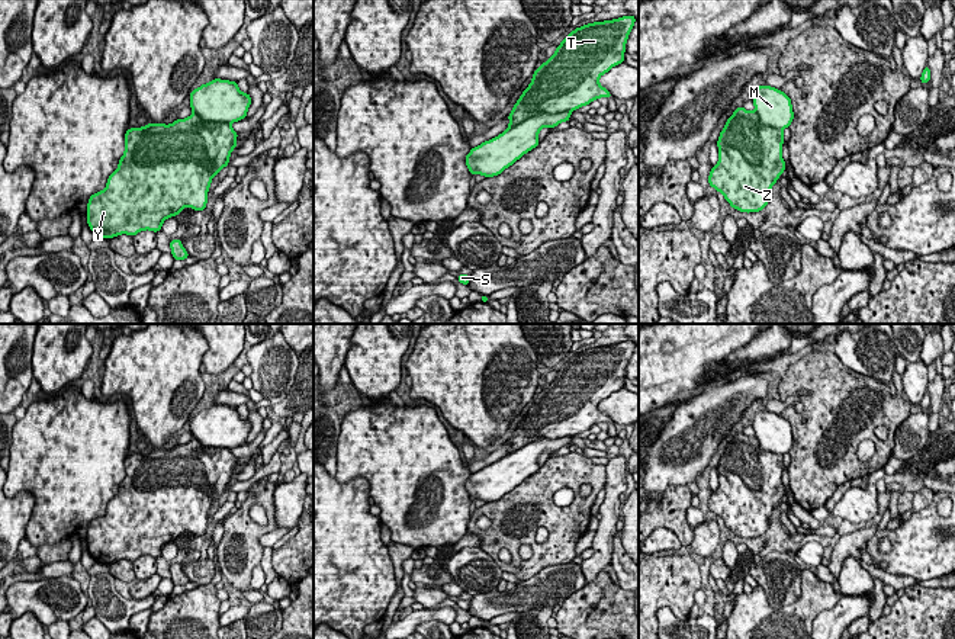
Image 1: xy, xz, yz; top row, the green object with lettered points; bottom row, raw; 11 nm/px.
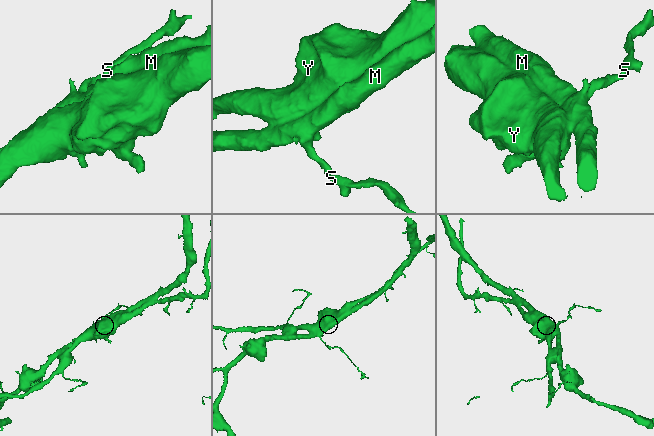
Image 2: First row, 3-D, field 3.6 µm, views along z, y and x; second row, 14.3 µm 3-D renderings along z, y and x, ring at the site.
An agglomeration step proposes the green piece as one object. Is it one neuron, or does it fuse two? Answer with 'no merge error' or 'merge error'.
merge error

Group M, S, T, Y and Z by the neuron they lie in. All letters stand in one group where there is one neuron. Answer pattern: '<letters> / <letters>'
M / S T Y Z

